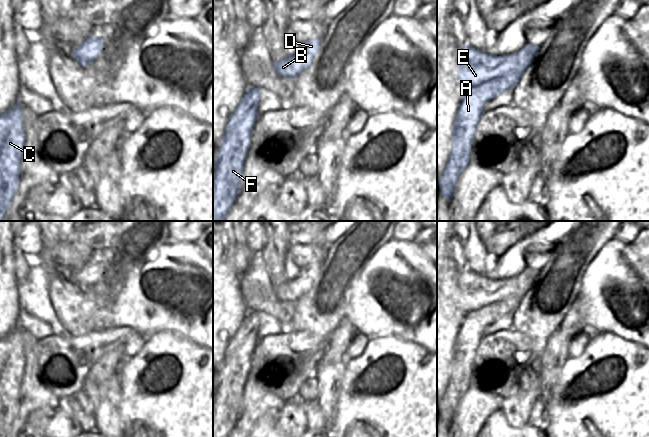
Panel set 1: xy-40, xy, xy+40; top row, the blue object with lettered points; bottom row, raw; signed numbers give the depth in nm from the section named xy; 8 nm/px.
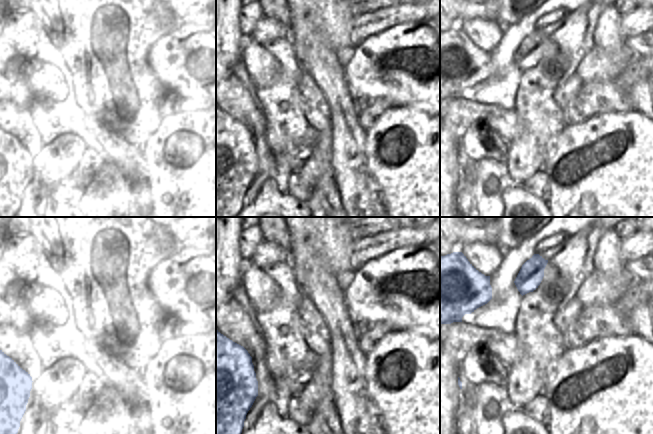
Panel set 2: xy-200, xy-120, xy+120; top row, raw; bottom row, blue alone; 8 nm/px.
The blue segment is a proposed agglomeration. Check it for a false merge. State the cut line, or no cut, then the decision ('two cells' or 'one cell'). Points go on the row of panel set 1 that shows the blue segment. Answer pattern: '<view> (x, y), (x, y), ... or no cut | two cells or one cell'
xy+40 (522, 73), (506, 73), (465, 90) | two cells

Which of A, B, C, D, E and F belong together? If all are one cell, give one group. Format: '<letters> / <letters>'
A C F / B D E

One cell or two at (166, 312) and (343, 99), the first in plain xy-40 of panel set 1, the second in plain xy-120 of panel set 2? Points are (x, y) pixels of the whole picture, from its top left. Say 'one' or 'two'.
two

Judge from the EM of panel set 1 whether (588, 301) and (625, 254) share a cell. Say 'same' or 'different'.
same

